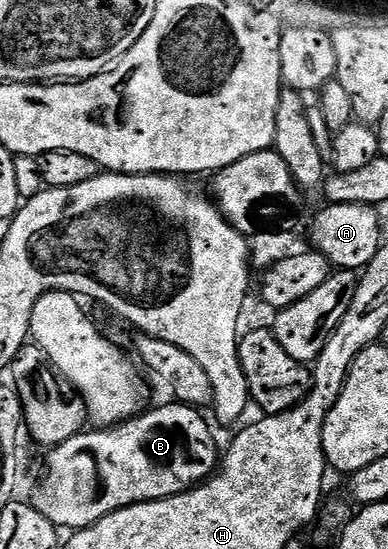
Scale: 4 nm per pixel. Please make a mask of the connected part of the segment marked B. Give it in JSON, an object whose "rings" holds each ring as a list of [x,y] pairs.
{"rings":[[[170,402],[160,411],[148,410],[128,419],[127,439],[119,432],[122,430],[115,429],[108,434],[99,429],[94,432],[96,435],[80,433],[54,448],[48,454],[51,456],[43,480],[29,496],[31,506],[56,529],[68,527],[68,532],[74,533],[92,527],[101,517],[122,507],[190,491],[210,479],[221,459],[220,452],[215,452],[212,424],[203,420],[202,410],[182,402]]]}

